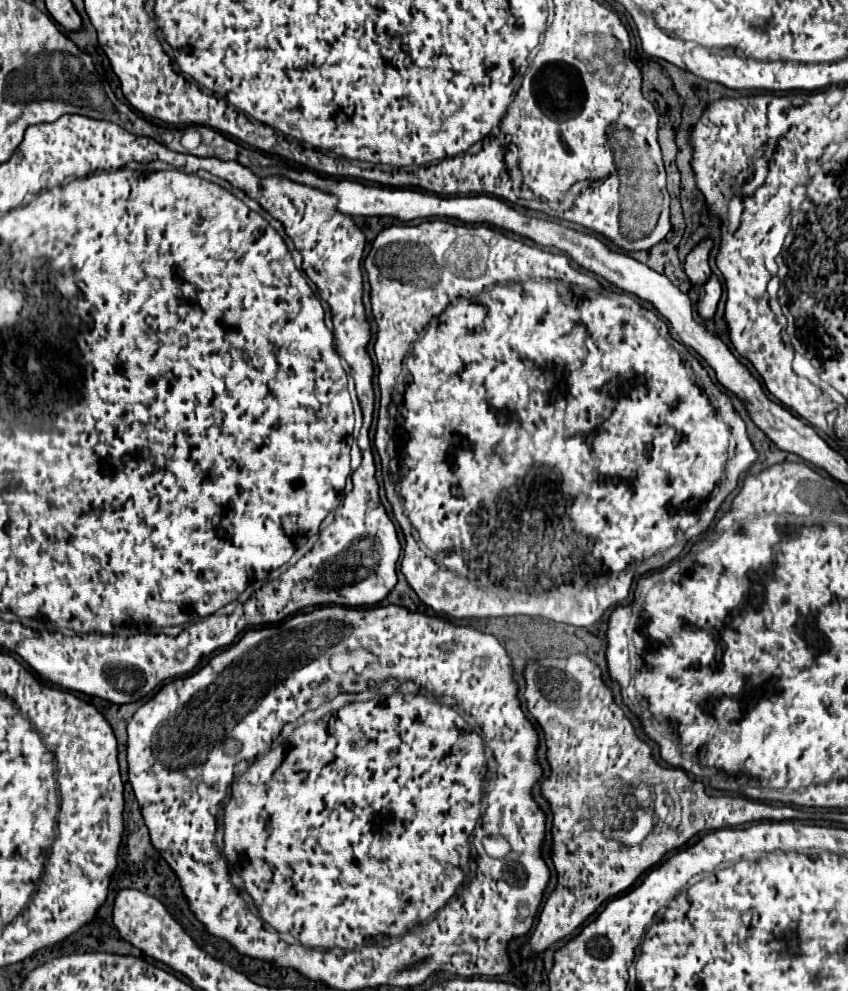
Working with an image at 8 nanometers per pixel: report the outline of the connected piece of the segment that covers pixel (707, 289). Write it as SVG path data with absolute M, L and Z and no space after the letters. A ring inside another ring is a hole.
M711 274L711 278L703 286L699 286L699 314L703 318L711 318L715 314L719 298L721 298L721 284L717 276Z

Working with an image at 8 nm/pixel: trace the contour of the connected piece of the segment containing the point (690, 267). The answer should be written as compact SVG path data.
M703 238L687 254L685 272L687 272L689 280L695 286L705 282L705 278L709 278L709 274L711 274L711 268L709 268L709 252L711 252L711 248L713 248L713 240L711 238Z

